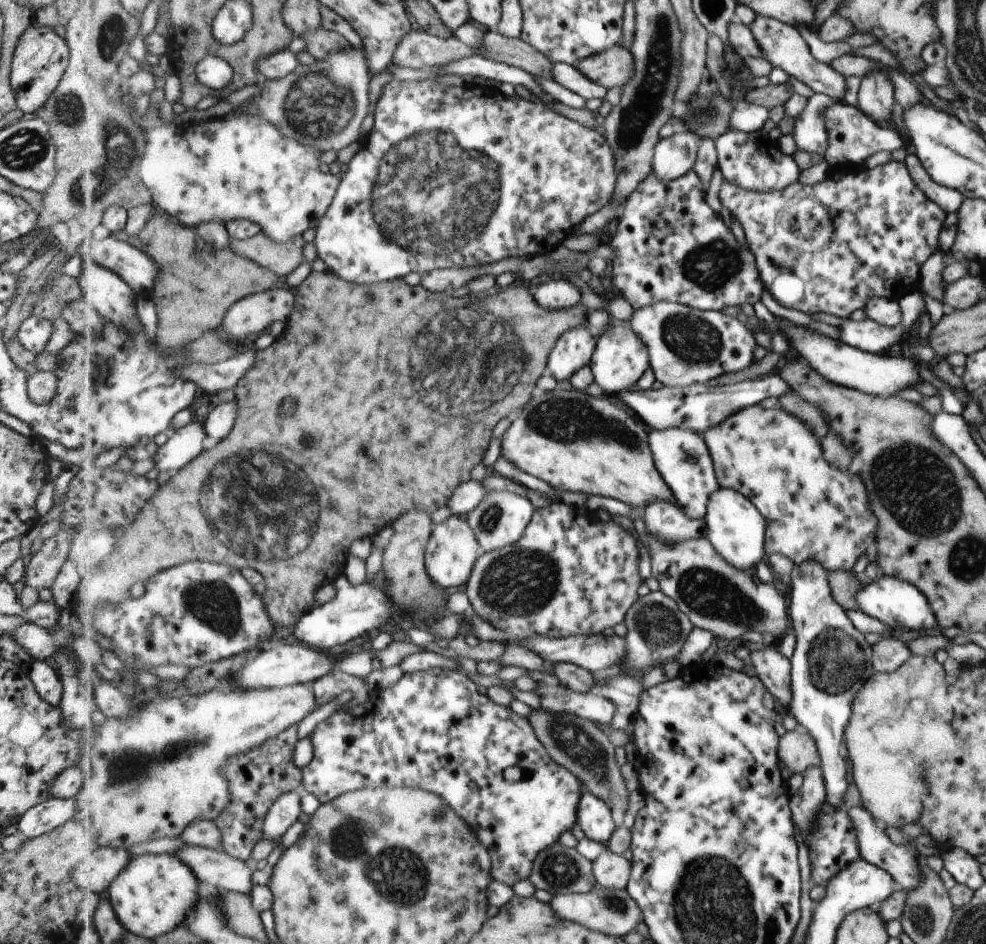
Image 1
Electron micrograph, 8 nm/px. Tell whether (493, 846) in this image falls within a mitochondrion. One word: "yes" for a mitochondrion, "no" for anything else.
no

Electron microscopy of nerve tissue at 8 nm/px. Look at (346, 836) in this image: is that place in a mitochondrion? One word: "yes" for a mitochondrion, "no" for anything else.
yes

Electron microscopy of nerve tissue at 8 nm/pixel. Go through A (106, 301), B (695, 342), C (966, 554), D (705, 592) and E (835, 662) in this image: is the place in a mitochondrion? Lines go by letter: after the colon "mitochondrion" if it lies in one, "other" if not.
A: other
B: mitochondrion
C: mitochondrion
D: mitochondrion
E: mitochondrion

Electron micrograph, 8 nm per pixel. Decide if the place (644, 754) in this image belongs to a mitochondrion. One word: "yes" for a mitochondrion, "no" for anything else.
no

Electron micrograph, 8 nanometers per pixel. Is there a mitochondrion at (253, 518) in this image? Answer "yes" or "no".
yes

